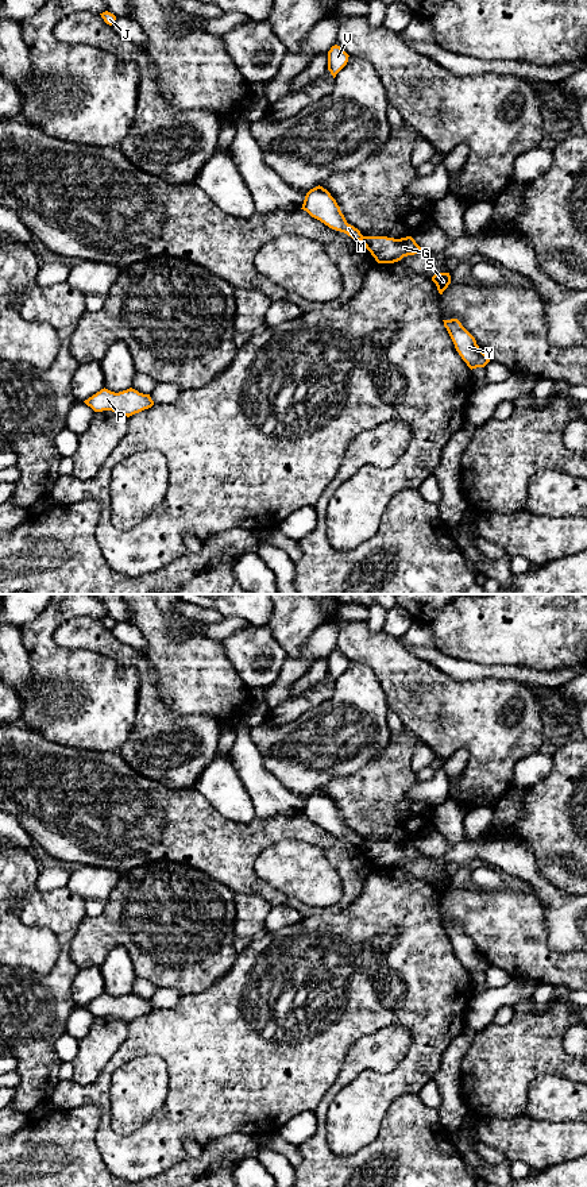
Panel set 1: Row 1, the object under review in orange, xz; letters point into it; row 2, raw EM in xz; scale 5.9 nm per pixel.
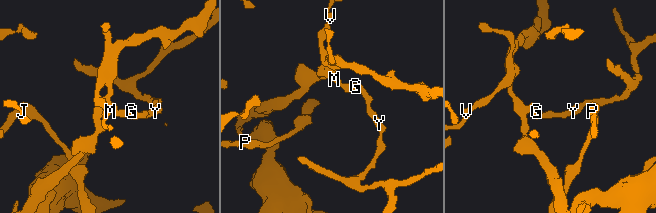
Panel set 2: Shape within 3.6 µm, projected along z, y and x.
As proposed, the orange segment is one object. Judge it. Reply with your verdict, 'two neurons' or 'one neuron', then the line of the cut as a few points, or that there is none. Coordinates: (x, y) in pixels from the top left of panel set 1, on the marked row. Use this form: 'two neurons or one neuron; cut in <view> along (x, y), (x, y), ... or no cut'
two neurons; cut in xz along (365, 236), (360, 241)

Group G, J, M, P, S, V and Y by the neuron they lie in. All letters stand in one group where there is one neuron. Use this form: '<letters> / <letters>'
G J P S V Y / M

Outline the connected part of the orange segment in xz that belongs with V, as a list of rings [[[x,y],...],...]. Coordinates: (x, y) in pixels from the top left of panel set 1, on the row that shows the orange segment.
[[[337,45],[332,46],[328,51],[328,70],[336,77],[336,74],[347,65],[348,54]]]

